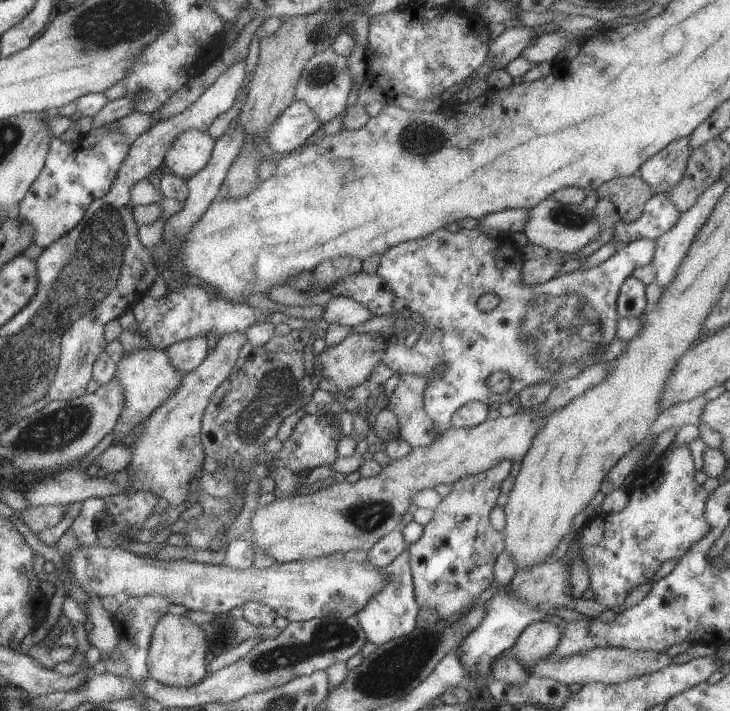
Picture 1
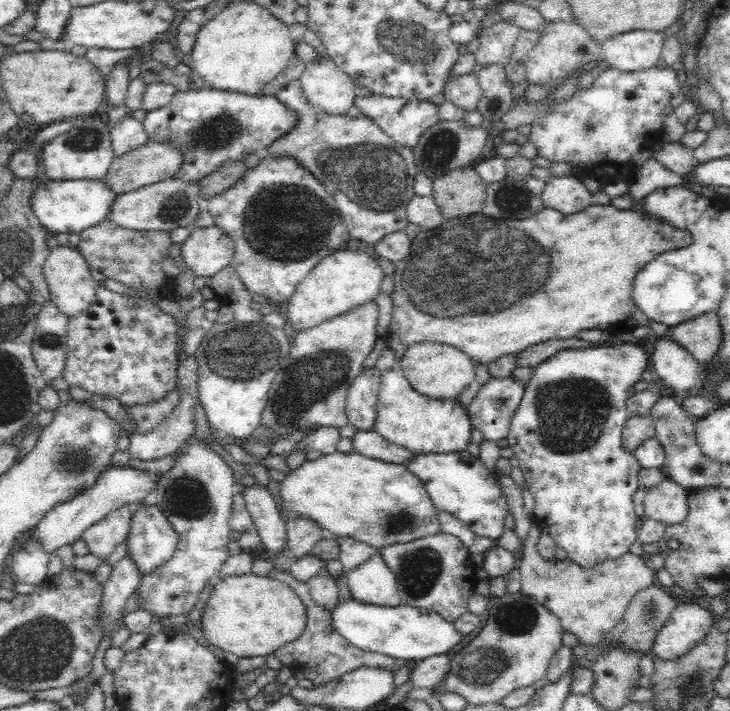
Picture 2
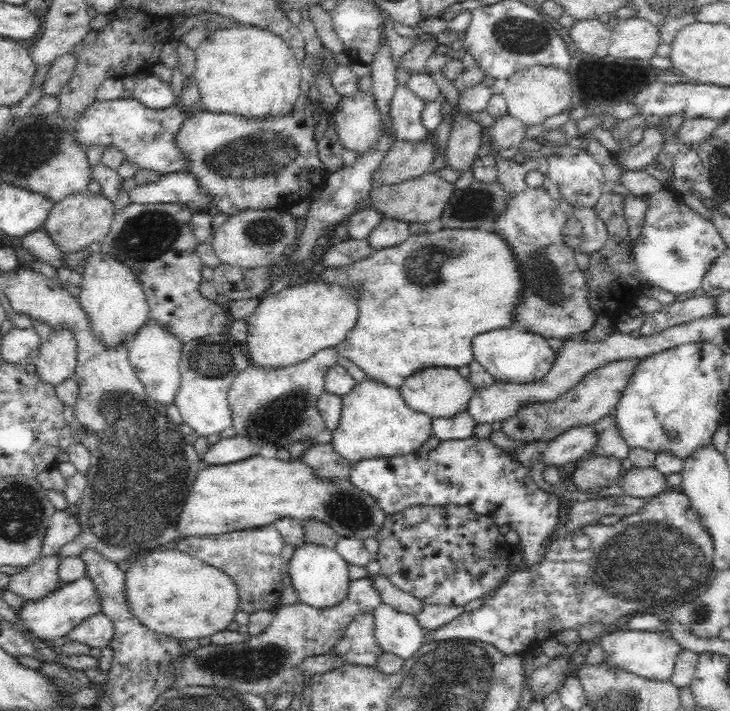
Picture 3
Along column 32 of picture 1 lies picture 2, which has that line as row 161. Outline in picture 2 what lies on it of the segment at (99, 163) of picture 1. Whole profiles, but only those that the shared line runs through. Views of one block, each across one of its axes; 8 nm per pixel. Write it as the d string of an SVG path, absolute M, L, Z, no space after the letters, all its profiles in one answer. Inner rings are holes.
M201 87L177 91L166 106L147 111L142 125L149 142L179 147L183 161L178 172L170 177L190 182L204 178L226 161L245 161L251 154L260 154L290 132L296 120L296 112L274 95L249 95Z

